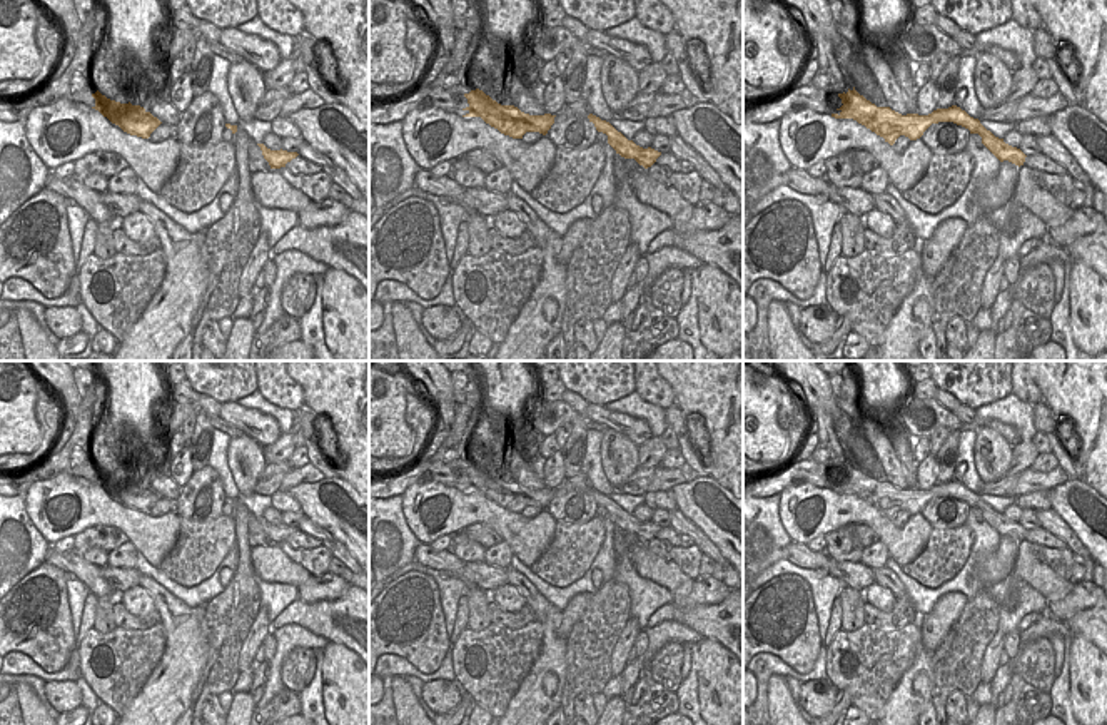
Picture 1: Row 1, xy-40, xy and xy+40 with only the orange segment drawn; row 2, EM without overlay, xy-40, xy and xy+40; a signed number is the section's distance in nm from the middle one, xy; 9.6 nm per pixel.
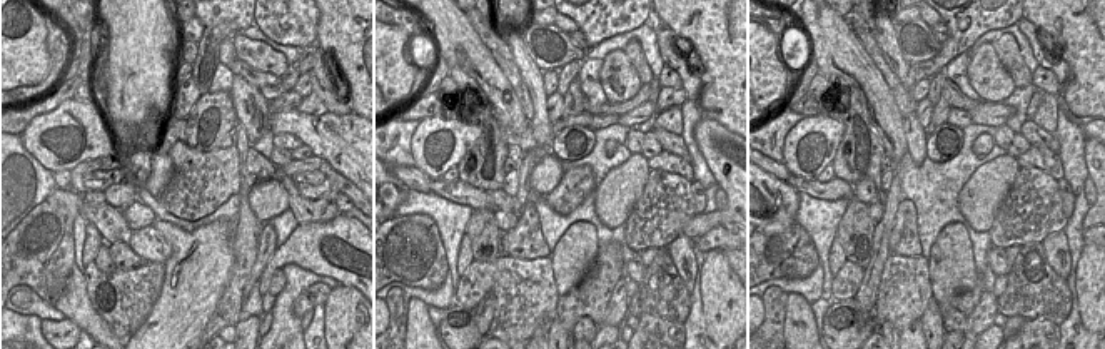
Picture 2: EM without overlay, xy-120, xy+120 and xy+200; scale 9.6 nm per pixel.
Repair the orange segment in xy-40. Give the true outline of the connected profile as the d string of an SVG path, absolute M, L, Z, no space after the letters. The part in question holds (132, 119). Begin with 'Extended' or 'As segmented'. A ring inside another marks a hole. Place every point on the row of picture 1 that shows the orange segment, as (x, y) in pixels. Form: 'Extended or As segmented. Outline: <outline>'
Extended. Outline: M83 87L78 92L67 94L62 99L70 102L85 104L99 110L112 124L119 125L124 132L149 139L150 134L162 124L157 117L140 105L120 104L102 95L95 87Z

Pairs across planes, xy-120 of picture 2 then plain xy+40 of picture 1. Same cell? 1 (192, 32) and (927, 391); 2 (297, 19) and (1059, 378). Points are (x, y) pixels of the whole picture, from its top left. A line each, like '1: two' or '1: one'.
1: one
2: two

